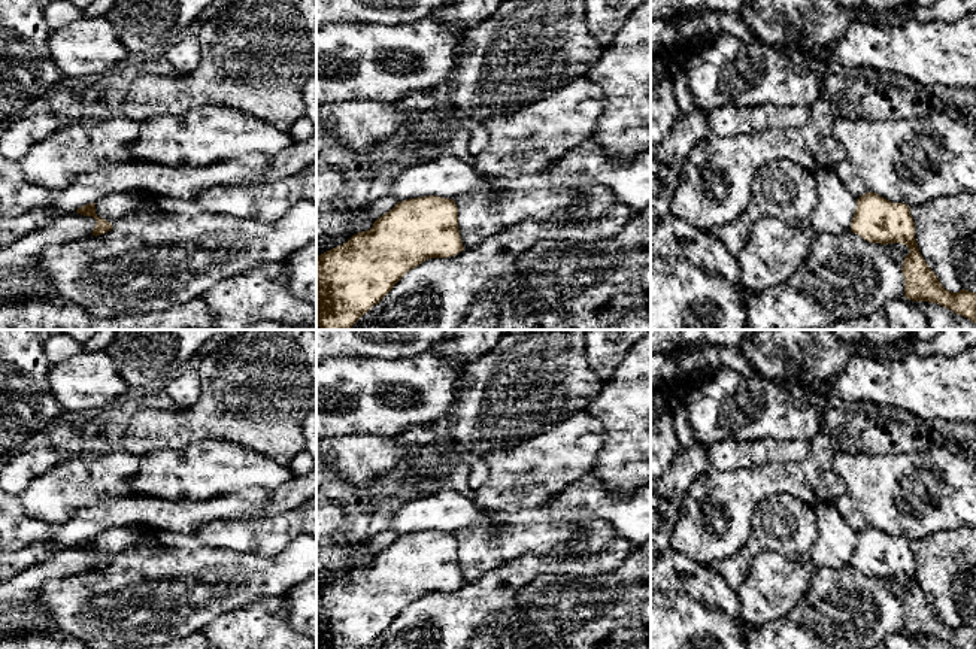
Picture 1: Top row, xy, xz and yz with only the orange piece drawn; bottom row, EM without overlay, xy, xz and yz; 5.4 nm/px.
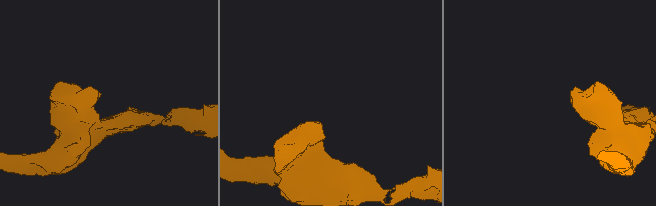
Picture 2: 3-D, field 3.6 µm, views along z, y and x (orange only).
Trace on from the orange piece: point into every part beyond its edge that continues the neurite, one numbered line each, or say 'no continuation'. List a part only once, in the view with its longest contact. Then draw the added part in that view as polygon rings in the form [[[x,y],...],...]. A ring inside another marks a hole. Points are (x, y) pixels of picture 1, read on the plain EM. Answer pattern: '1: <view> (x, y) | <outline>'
no continuation

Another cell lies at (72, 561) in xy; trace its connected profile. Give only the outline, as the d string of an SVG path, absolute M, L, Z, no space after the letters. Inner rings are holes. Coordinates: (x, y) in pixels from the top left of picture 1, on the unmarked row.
M73 545L54 558L0 582L0 637L61 633L48 615L40 588L46 580L66 579L93 570L96 556L93 551Z

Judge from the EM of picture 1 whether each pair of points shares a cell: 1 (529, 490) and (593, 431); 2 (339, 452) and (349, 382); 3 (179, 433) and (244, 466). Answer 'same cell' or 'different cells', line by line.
1: same cell
2: different cells
3: different cells

